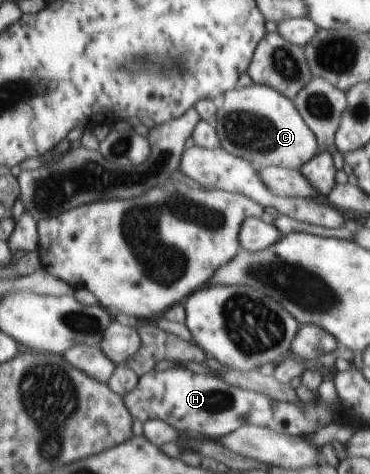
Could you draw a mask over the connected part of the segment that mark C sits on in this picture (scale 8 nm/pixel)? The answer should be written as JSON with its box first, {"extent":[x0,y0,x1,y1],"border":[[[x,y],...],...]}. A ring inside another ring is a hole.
{"extent":[215,83,316,170],"border":[[[251,83],[242,89],[234,88],[225,91],[222,94],[222,105],[217,110],[216,118],[215,130],[219,139],[219,147],[224,151],[229,151],[230,155],[238,156],[240,159],[252,163],[255,168],[276,166],[298,170],[314,157],[314,151],[316,151],[315,135],[306,127],[302,117],[294,109],[292,101],[275,88]]]}

